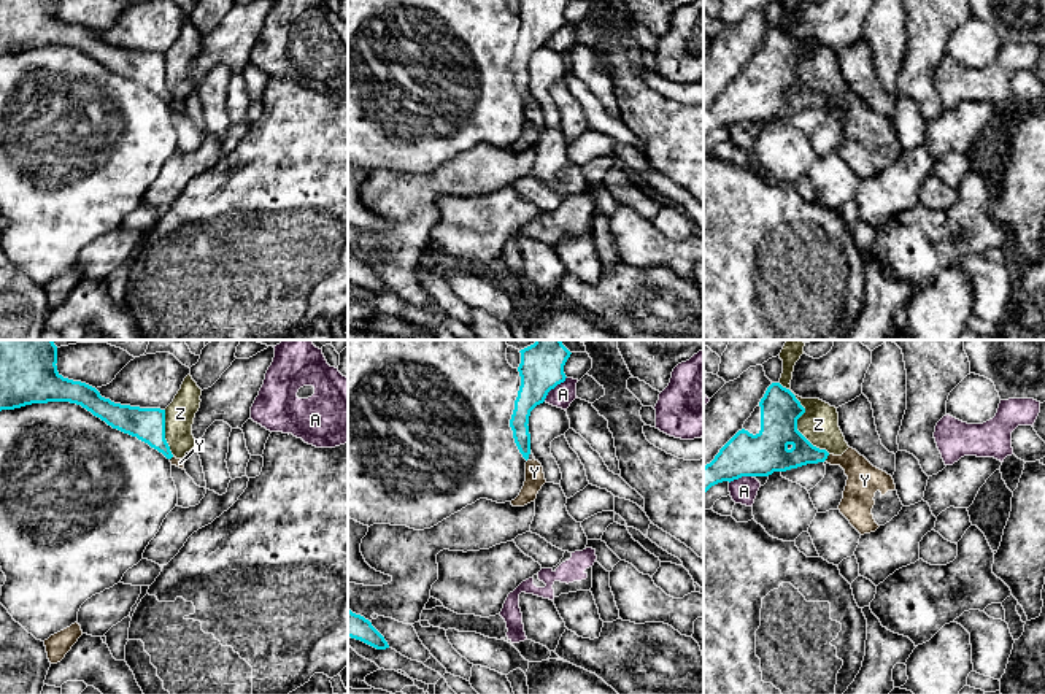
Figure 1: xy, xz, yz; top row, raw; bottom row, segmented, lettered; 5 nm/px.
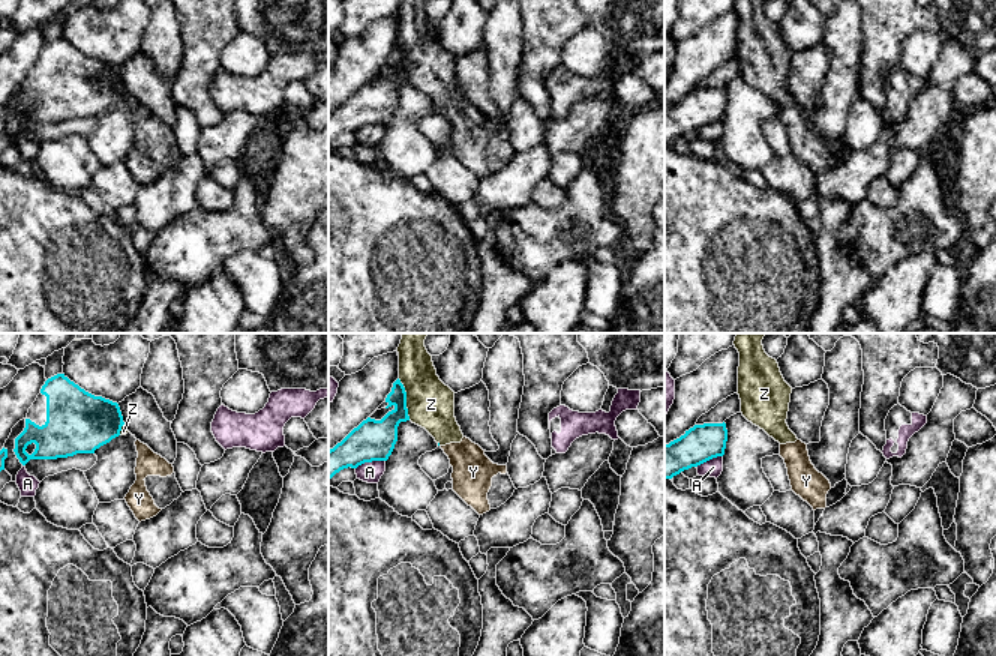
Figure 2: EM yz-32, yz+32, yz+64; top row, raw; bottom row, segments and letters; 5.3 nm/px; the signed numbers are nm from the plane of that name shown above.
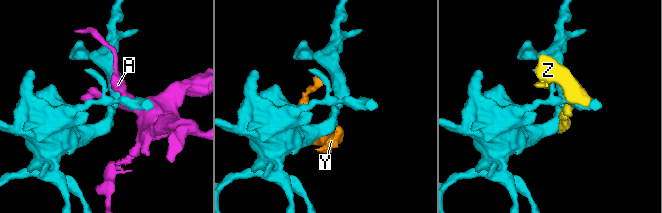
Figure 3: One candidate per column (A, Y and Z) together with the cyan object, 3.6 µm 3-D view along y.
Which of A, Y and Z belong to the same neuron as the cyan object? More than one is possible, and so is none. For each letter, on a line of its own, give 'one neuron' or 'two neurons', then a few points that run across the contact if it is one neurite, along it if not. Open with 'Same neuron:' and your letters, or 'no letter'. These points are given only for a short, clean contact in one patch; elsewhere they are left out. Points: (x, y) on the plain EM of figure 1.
Same neuron: no letter
A: two neurons; line xz (566, 21), (543, 45)
Y: two neurons; line yz (829, 99), (825, 104)
Z: two neurons

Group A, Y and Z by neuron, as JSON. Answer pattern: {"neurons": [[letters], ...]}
{"neurons": [["A"], ["Y", "Z"]]}

